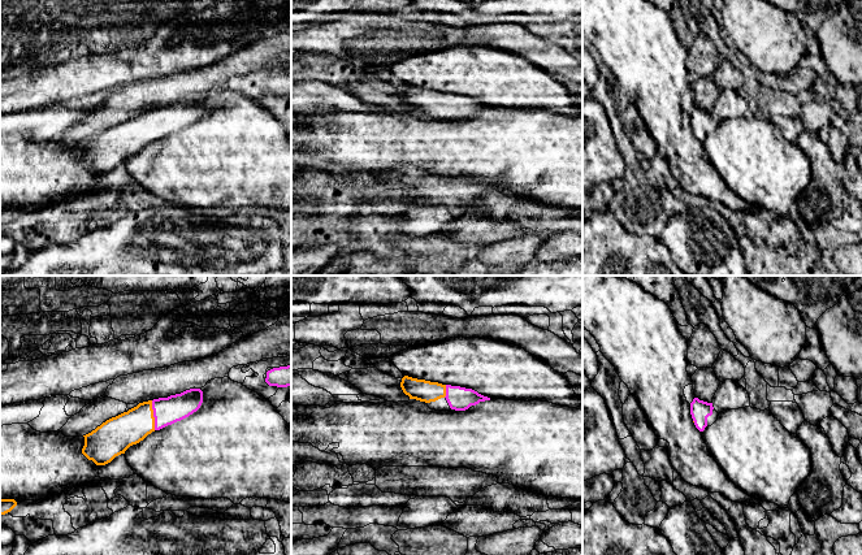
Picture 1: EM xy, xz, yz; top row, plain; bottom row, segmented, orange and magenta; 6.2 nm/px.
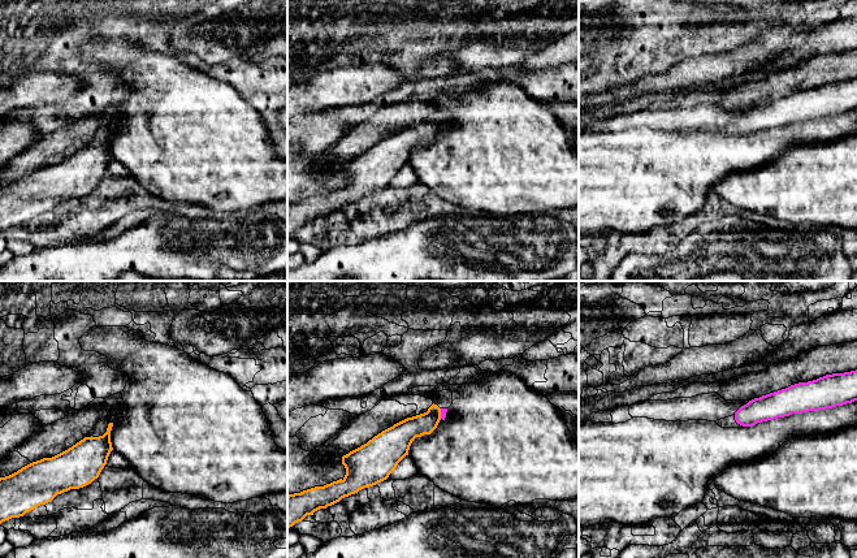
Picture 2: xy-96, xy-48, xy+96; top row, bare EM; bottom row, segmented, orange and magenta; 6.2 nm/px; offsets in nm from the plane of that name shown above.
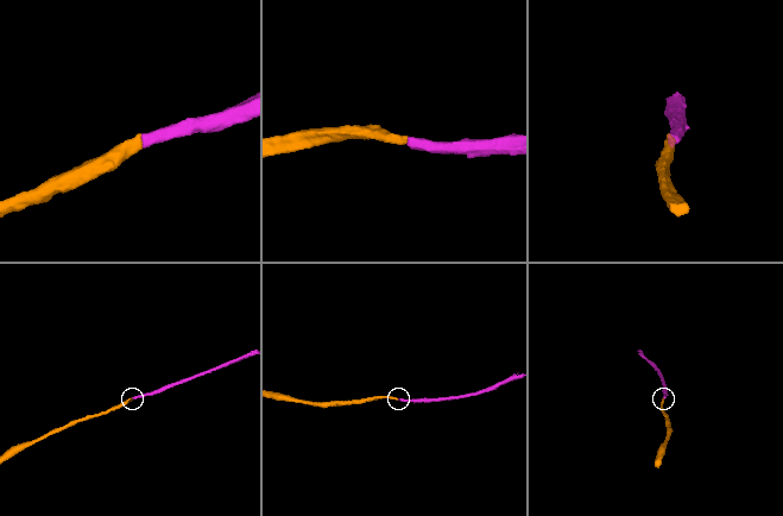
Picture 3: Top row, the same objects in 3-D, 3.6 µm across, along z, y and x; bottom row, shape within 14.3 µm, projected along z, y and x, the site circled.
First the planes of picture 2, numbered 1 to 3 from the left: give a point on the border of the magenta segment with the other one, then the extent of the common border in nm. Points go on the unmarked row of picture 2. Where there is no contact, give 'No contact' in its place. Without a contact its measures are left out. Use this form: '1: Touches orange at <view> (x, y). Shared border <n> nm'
1: No contact
2: Touches orange at xy-48 (440, 122). Shared border 60 nm
3: No contact

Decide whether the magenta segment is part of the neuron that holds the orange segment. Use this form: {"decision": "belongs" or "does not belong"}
{"decision": "belongs"}

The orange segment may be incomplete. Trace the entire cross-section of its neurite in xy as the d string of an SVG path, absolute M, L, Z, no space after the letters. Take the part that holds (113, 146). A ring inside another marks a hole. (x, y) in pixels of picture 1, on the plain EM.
M200 97L139 112L83 144L82 162L96 174L105 174L152 140L189 126L202 112Z

